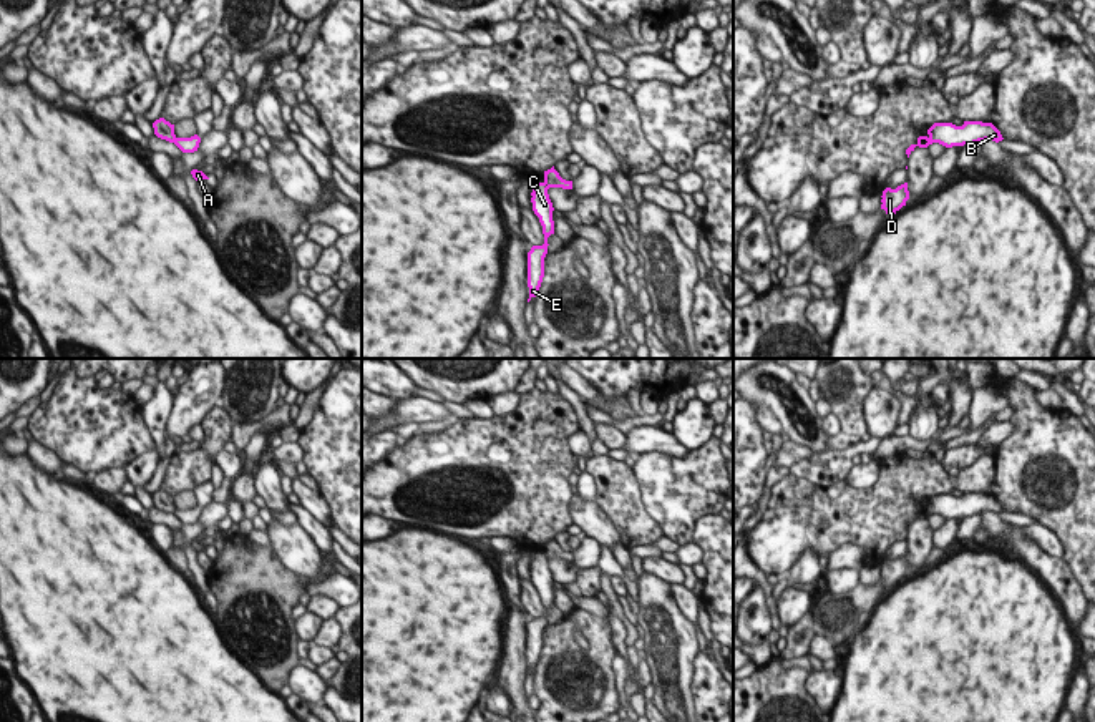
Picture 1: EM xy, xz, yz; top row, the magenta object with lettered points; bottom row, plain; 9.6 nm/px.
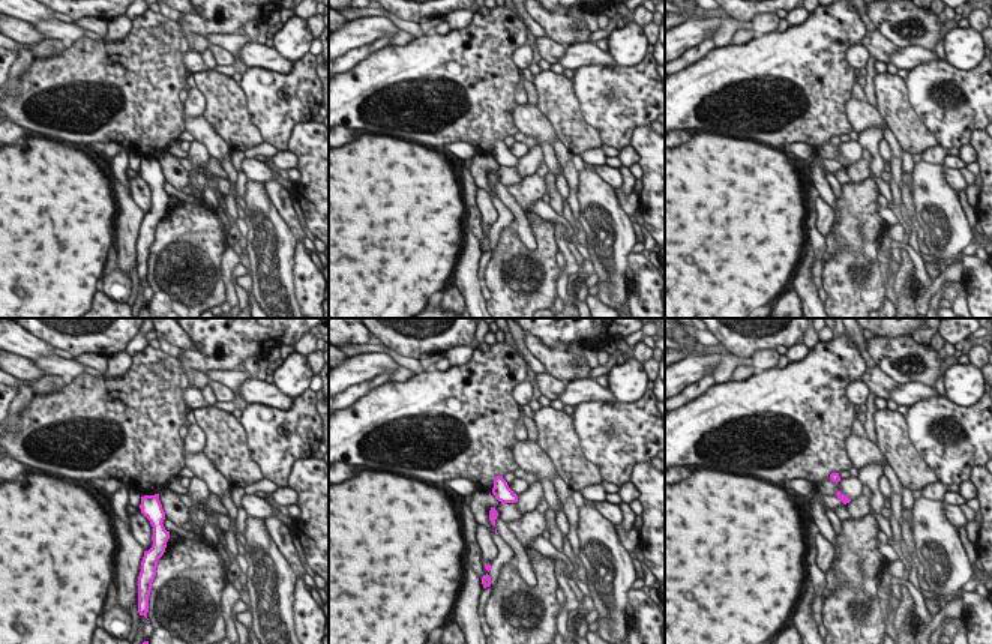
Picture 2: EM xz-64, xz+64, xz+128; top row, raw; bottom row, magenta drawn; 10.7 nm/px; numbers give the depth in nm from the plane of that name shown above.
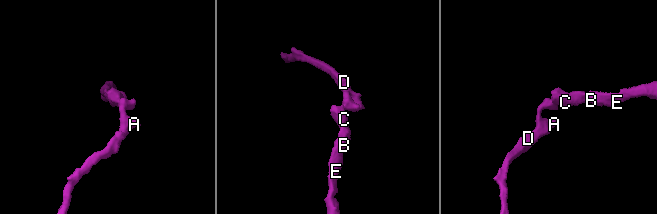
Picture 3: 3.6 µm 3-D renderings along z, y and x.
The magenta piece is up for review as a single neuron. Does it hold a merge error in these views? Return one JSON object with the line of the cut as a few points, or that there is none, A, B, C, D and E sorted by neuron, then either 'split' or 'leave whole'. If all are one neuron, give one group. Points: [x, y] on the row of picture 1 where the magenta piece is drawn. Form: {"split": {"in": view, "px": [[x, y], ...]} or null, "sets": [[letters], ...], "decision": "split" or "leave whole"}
{"split": {"in": "yz", "px": [[929, 136], [934, 141]]}, "sets": [["A", "D"], ["B", "C", "E"]], "decision": "split"}

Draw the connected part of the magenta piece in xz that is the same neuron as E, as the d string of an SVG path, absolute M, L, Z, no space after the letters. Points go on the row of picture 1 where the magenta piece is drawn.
M533 183L531 193L533 211L539 217L544 234L543 246L533 246L528 252L528 287L529 299L528 302L538 295L543 277L544 277L544 257L548 254L548 237L554 234L554 221L552 221L552 202L548 194L548 188L544 183Z

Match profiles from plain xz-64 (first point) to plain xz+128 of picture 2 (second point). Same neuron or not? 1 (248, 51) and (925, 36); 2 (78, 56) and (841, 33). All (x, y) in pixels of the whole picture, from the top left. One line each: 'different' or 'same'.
1: different
2: same

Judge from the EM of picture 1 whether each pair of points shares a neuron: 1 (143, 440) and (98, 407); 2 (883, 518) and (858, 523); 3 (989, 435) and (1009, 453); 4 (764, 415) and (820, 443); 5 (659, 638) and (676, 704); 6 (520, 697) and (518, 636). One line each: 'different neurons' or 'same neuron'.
1: same neuron
2: same neuron
3: different neurons
4: different neurons
5: same neuron
6: same neuron

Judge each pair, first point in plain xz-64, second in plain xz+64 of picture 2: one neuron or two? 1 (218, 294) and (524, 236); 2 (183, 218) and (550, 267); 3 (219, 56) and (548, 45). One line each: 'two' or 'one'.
1: two
2: one
3: one

